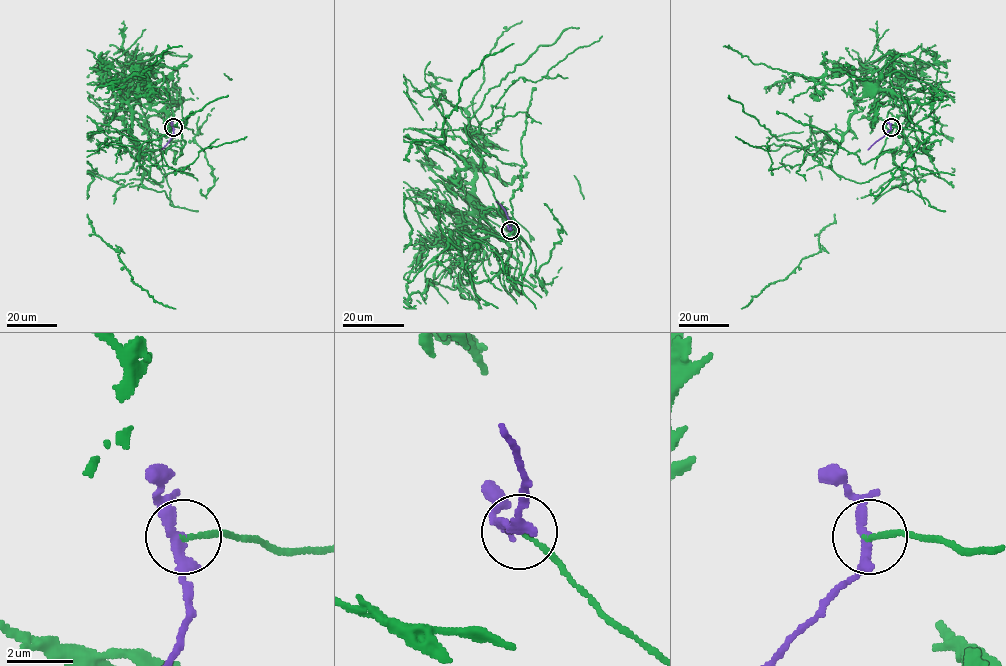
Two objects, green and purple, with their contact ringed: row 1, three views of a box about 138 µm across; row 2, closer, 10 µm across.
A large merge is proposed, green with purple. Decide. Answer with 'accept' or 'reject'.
reject

